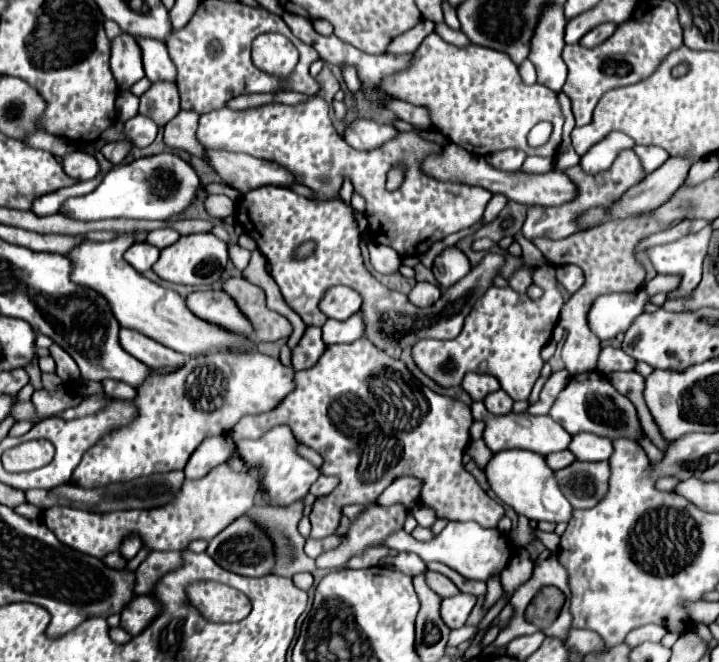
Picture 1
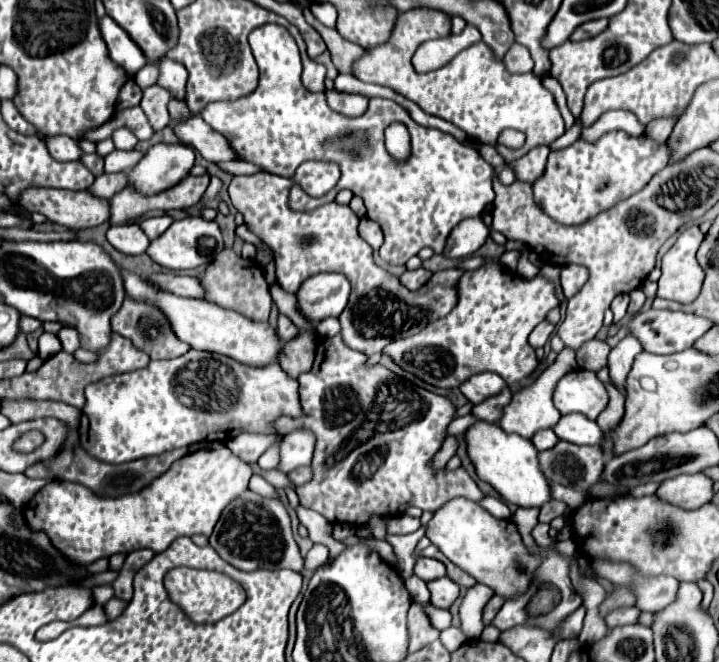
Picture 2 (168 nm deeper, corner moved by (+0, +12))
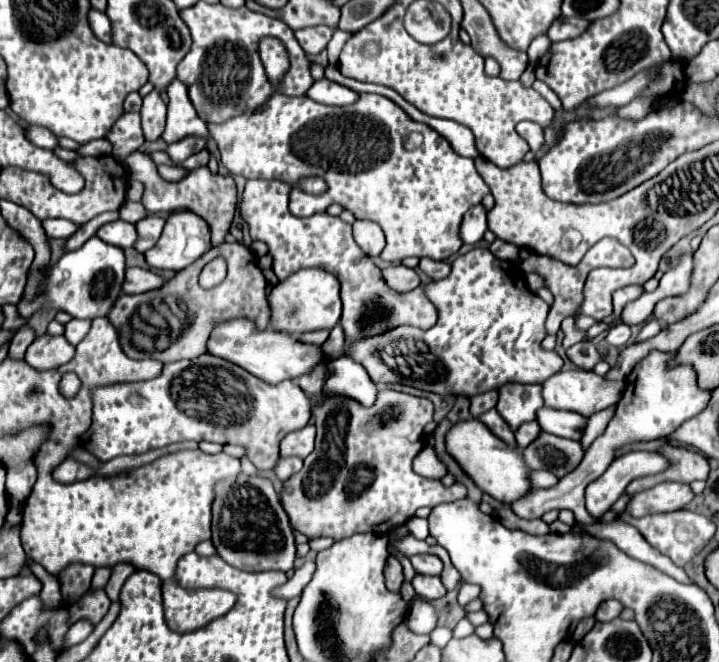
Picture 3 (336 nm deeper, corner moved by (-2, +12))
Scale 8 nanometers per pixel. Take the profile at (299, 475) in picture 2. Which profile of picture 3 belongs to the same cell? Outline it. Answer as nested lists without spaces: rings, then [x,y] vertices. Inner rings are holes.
[[[288,456],[288,458],[280,458],[278,464],[274,466],[274,474],[280,480],[288,480],[292,474],[296,474],[302,468],[302,458],[298,456]]]

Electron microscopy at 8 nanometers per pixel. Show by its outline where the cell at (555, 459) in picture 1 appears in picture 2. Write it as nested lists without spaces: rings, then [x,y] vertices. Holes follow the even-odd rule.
[[[544,430],[544,432],[540,432],[540,434],[536,434],[536,436],[532,438],[532,444],[534,444],[536,450],[540,450],[540,452],[554,448],[558,442],[560,442],[560,438],[558,438],[552,430]]]

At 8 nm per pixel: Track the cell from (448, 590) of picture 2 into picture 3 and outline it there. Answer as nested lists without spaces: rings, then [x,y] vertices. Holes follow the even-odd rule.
[[[416,574],[414,580],[412,580],[412,586],[414,586],[414,590],[416,590],[418,596],[430,598],[430,600],[442,598],[446,594],[446,588],[444,588],[444,584],[440,582],[438,576],[422,576],[422,574]]]

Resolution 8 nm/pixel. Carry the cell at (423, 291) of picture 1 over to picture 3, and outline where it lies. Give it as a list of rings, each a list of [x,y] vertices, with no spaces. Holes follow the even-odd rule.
[[[402,264],[384,268],[382,270],[382,278],[396,292],[410,292],[410,290],[414,290],[414,288],[420,286],[420,278],[418,278],[416,270],[406,268]]]

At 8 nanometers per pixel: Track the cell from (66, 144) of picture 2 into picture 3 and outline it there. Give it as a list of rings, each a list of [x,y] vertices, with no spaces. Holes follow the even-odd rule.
[[[28,126],[28,128],[26,128],[26,138],[28,138],[32,144],[40,146],[40,148],[54,150],[54,148],[58,146],[58,144],[56,144],[56,136],[54,136],[50,130],[42,128],[42,126]]]

